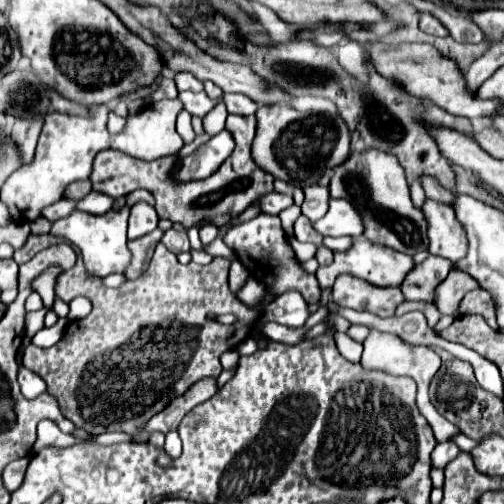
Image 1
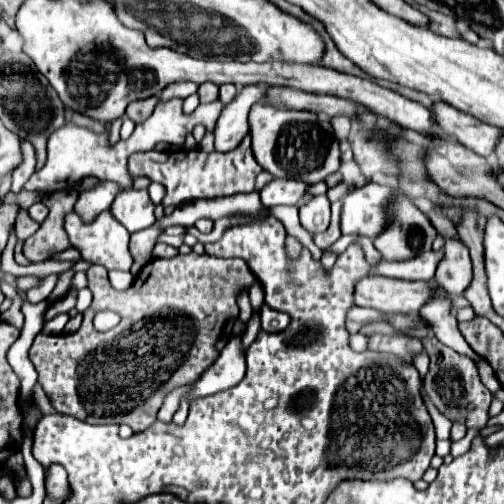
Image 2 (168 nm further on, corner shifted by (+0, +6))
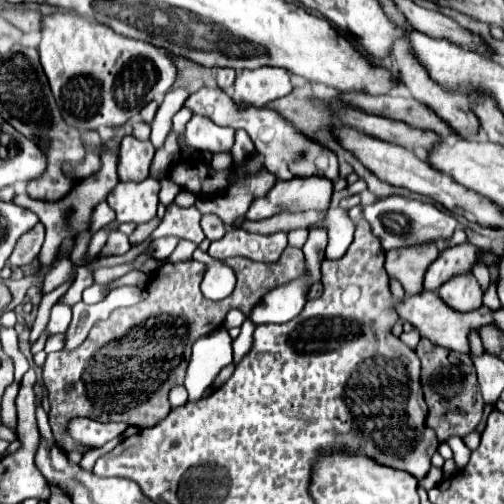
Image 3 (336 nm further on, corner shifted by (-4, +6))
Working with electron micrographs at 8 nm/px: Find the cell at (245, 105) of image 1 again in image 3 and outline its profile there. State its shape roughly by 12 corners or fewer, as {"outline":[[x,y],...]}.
{"outline":[[218,69],[218,83],[222,91],[230,93],[234,87],[236,71]]}

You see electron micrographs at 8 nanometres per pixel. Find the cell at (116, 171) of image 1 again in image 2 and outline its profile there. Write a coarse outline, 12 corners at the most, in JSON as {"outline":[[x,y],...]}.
{"outline":[[250,135],[230,153],[134,153],[132,177],[182,205],[254,191]]}

